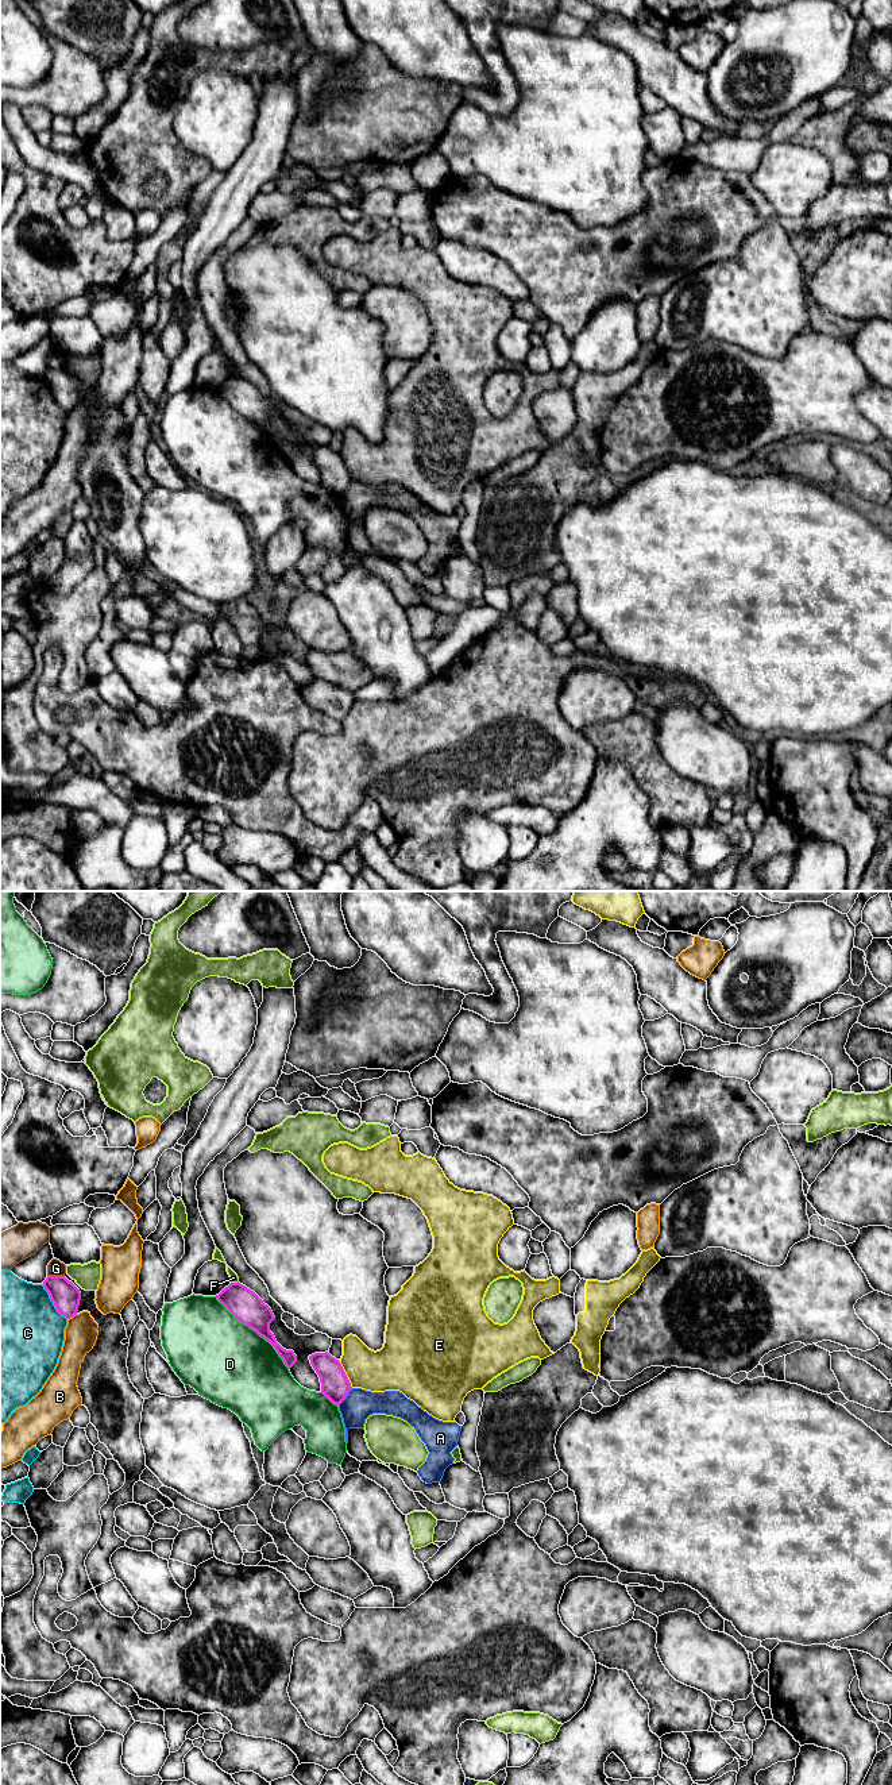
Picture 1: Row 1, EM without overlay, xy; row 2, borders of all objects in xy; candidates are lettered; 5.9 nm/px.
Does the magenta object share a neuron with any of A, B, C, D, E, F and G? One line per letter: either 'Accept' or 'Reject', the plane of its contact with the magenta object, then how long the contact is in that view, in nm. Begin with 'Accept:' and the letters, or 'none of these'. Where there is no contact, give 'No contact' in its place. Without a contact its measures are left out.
Accept: none of these
A: Reject. Touches magenta in xy. Shared border 140 nm
B: Reject. Touches magenta in xy. Shared border 70 nm
C: Reject. Touches magenta in xy. Shared border 260 nm
D: Reject. Touches magenta in xy. Shared border 600 nm
E: Reject. Touches magenta in xy. Shared border 180 nm
F: Reject. Touches magenta in xy. Shared border 50 nm
G: Reject. Touches magenta in xy. Shared border 110 nm

